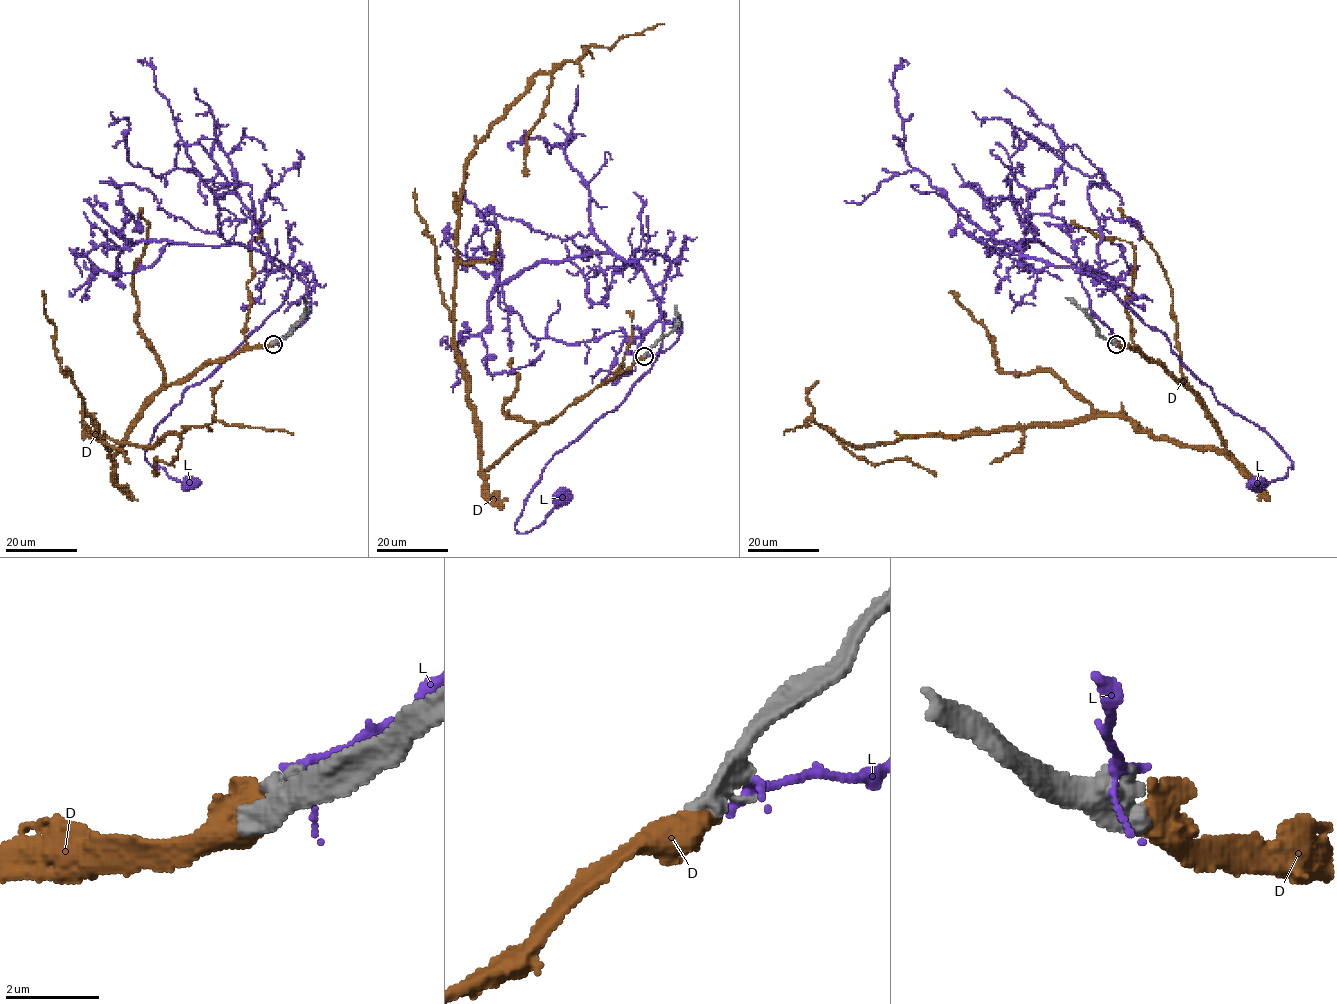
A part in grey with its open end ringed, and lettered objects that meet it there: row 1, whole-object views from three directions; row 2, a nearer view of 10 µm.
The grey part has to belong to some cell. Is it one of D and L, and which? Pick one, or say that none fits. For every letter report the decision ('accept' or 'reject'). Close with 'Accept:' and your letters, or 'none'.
D: accept
L: reject
Accept: D

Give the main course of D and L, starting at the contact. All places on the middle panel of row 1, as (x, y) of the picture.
D: (644, 356), (480, 468), (455, 341), (465, 161), (534, 76), (663, 24)
L: (647, 353), (677, 339), (678, 319), (624, 401), (549, 460), (515, 529), (537, 527), (561, 497)

